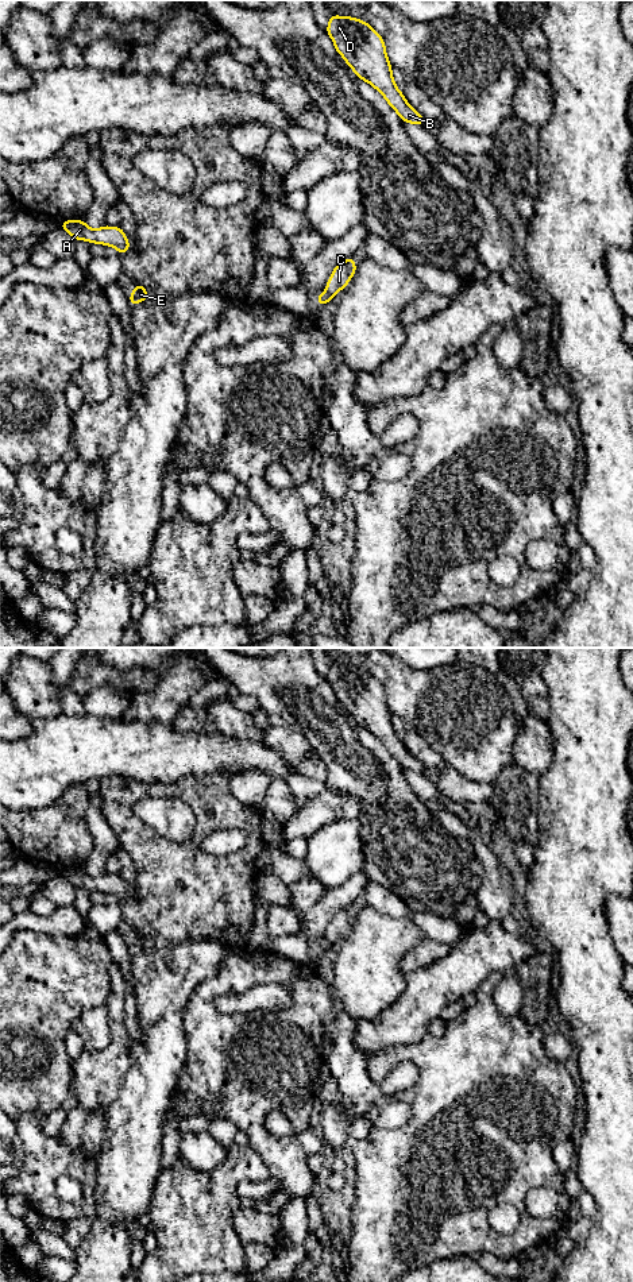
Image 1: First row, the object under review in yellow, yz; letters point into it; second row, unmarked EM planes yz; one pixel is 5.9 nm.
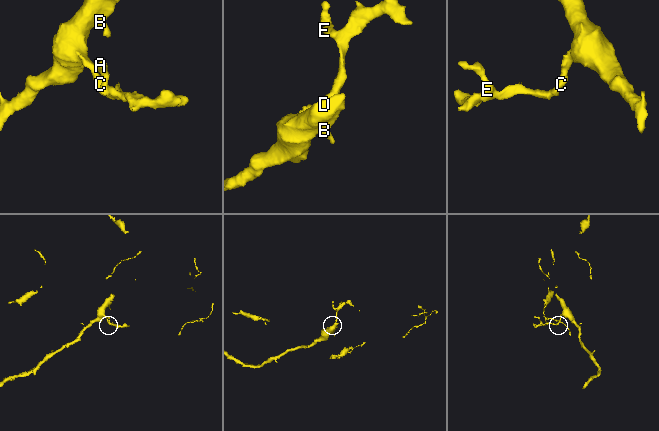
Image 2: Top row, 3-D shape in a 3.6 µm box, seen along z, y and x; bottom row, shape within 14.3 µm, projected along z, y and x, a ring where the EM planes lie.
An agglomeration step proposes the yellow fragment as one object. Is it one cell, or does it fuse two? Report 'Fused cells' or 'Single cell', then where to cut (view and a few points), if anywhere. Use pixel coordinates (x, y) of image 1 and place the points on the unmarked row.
Single cell. No split

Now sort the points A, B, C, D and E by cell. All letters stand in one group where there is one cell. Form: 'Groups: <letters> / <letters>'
Groups: A B C D E

